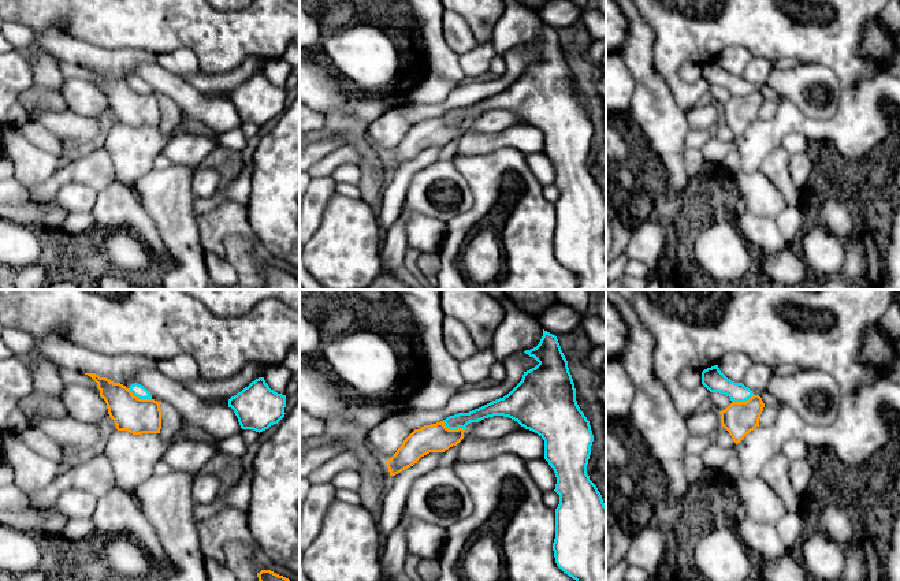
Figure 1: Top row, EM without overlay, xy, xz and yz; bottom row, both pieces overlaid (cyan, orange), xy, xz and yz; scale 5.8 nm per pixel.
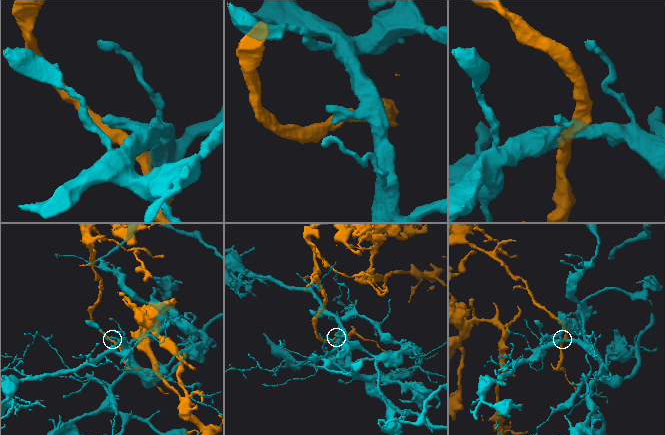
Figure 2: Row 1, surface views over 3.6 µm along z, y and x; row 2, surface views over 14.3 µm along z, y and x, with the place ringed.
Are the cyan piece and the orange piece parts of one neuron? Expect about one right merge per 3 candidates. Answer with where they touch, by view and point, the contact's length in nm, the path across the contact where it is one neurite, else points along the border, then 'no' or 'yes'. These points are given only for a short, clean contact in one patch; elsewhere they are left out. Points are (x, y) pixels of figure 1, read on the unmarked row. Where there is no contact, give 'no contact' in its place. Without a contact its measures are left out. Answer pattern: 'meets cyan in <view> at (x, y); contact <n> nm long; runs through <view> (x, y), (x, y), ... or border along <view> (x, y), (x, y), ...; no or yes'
meets cyan in xy at (140, 92); contact 150 nm long; border along xy (129, 82), (134, 89), (151, 93); no

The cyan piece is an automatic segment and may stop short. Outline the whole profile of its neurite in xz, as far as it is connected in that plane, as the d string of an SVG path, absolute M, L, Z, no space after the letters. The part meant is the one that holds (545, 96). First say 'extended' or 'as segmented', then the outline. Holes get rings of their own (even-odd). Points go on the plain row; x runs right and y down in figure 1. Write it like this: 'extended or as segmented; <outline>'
as segmented; M543 23L539 38L524 46L539 57L524 66L521 75L507 89L469 107L449 109L443 116L449 123L466 123L471 116L503 109L544 134L544 153L555 167L554 185L559 189L553 237L555 257L577 276L577 290L606 290L606 198L587 168L594 135L590 115L577 98L574 77L557 30Z

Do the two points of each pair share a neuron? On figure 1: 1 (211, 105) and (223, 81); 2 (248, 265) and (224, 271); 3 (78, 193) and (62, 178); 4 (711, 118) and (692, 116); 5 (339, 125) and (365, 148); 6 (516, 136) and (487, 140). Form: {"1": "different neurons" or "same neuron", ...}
{"1": "different neurons", "2": "different neurons", "3": "different neurons", "4": "same neuron", "5": "same neuron", "6": "same neuron"}

